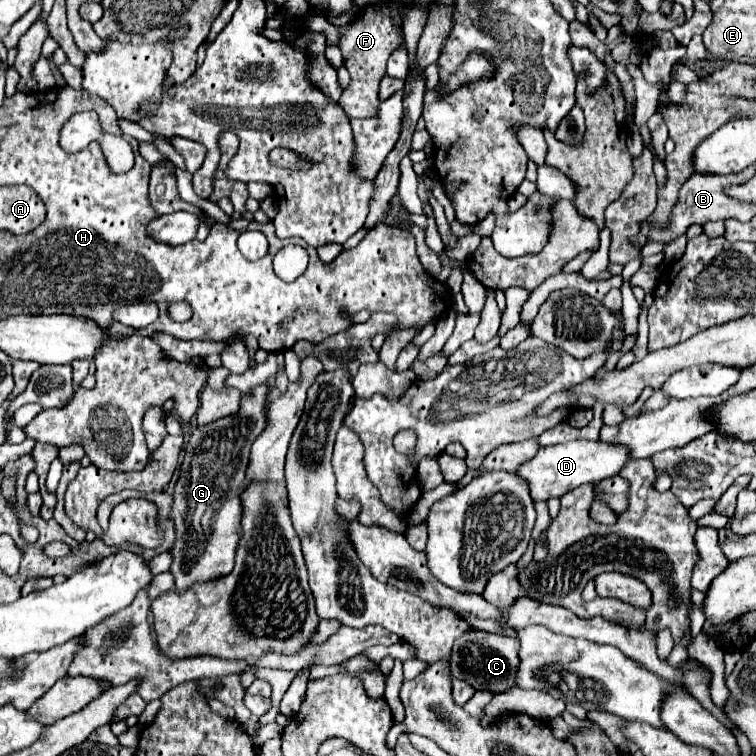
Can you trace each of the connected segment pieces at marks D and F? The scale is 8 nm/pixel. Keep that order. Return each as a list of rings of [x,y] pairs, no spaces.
[[[601,440],[597,442],[567,442],[567,444],[555,444],[539,448],[537,456],[529,462],[525,462],[517,474],[525,480],[529,480],[531,498],[533,500],[549,500],[553,496],[561,498],[569,490],[581,486],[581,484],[595,484],[609,476],[617,476],[625,464],[629,464],[629,448],[621,448],[619,444],[605,444]]]
[[[371,6],[363,8],[349,28],[343,30],[339,46],[343,52],[343,62],[349,70],[351,82],[343,91],[339,104],[350,119],[373,118],[379,110],[379,82],[385,76],[385,64],[389,54],[401,44],[401,32],[391,24],[387,10],[375,10]]]

